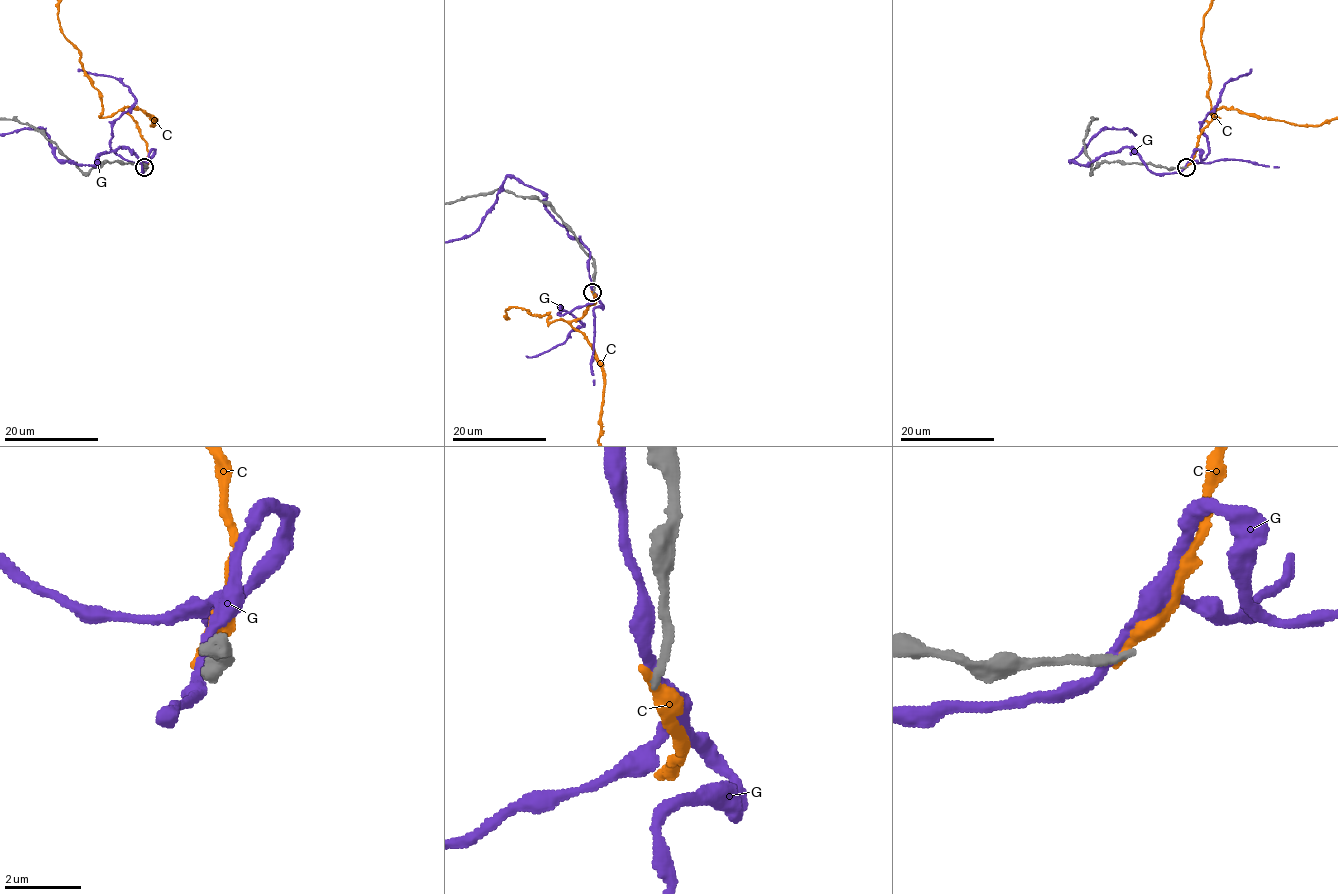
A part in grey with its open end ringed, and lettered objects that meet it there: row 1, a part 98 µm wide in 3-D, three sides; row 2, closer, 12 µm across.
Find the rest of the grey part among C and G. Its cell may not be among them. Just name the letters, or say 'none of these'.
none of these

